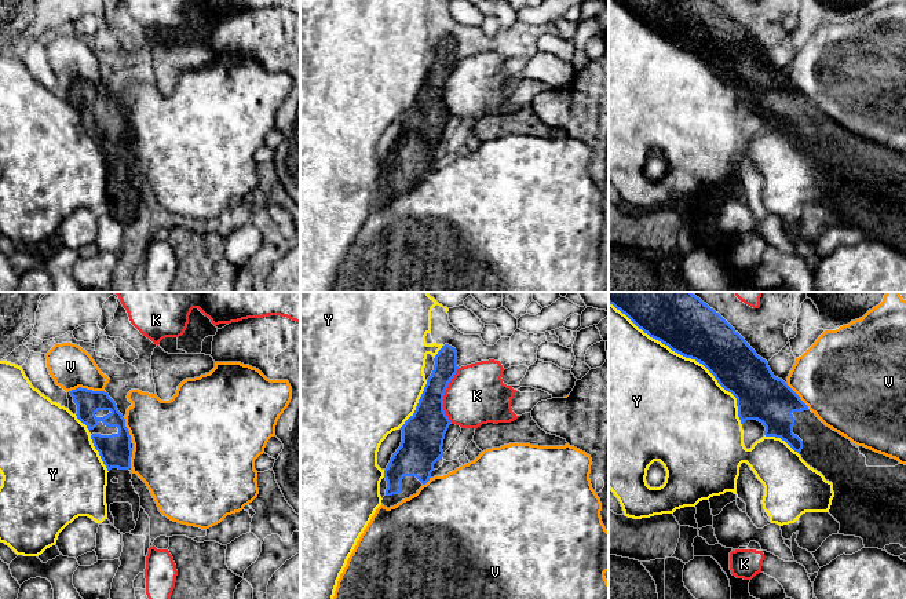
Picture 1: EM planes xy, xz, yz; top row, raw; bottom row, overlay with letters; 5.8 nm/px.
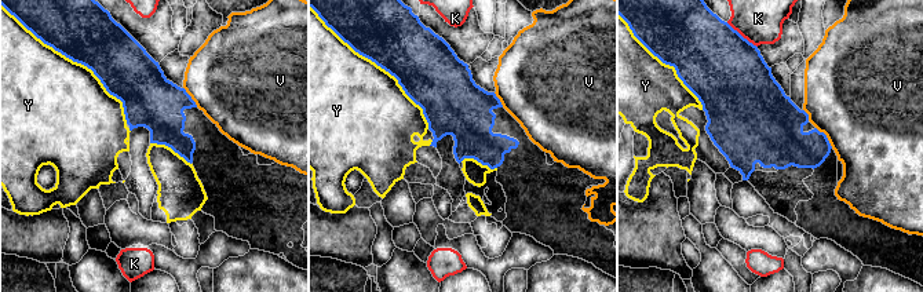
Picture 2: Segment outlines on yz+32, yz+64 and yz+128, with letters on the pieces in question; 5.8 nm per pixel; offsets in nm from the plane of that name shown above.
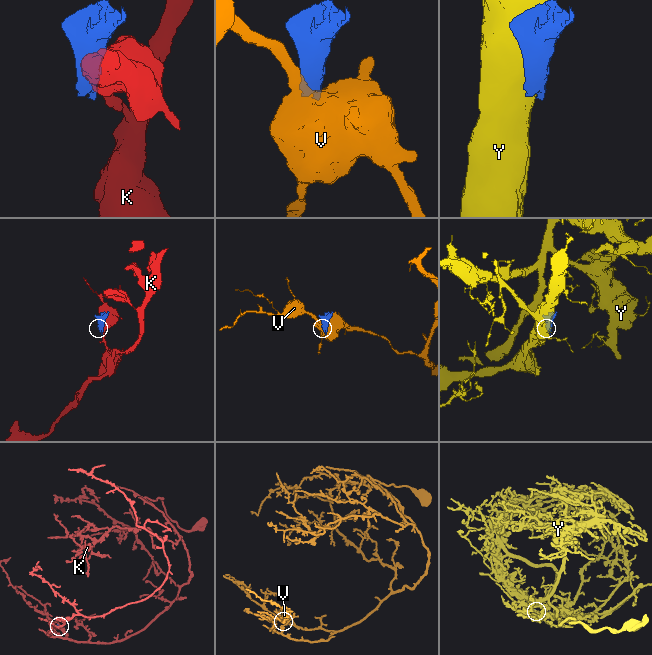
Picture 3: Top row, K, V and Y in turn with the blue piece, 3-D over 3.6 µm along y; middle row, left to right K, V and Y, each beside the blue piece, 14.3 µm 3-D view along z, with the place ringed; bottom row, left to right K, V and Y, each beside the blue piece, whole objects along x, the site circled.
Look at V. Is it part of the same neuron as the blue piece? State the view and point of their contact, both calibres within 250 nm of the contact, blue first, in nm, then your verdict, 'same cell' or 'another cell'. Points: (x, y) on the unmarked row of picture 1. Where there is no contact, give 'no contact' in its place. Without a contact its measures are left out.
contact xy (86, 80); calibres 150 and 260 nm; another cell

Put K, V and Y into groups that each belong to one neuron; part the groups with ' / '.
K / V / Y

